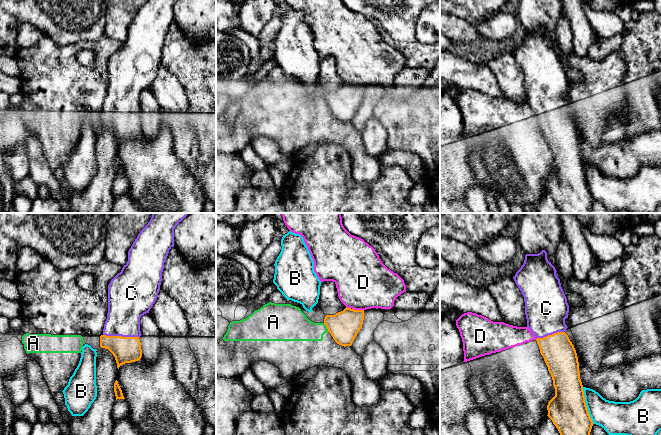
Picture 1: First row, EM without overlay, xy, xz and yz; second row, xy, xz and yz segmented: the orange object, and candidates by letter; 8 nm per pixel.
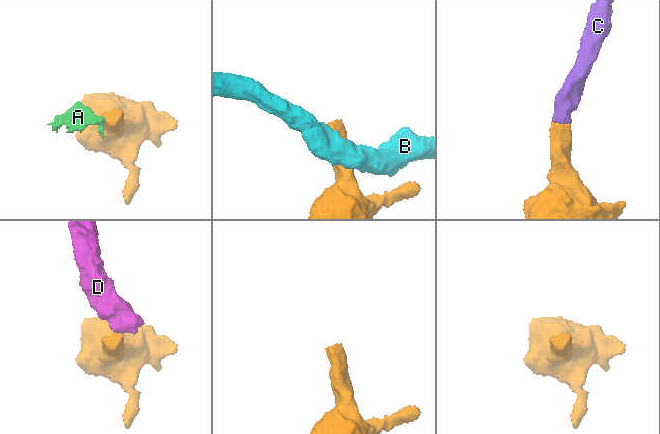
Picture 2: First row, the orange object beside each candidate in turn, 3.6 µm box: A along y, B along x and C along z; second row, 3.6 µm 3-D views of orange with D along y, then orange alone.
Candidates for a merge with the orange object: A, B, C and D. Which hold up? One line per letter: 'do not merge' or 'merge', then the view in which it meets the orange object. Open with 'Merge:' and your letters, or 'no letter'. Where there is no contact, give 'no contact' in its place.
Merge: C
A: do not merge; contact in xz
B: do not merge; contact in yz
C: merge; contact in xy
D: do not merge; contact in xz

